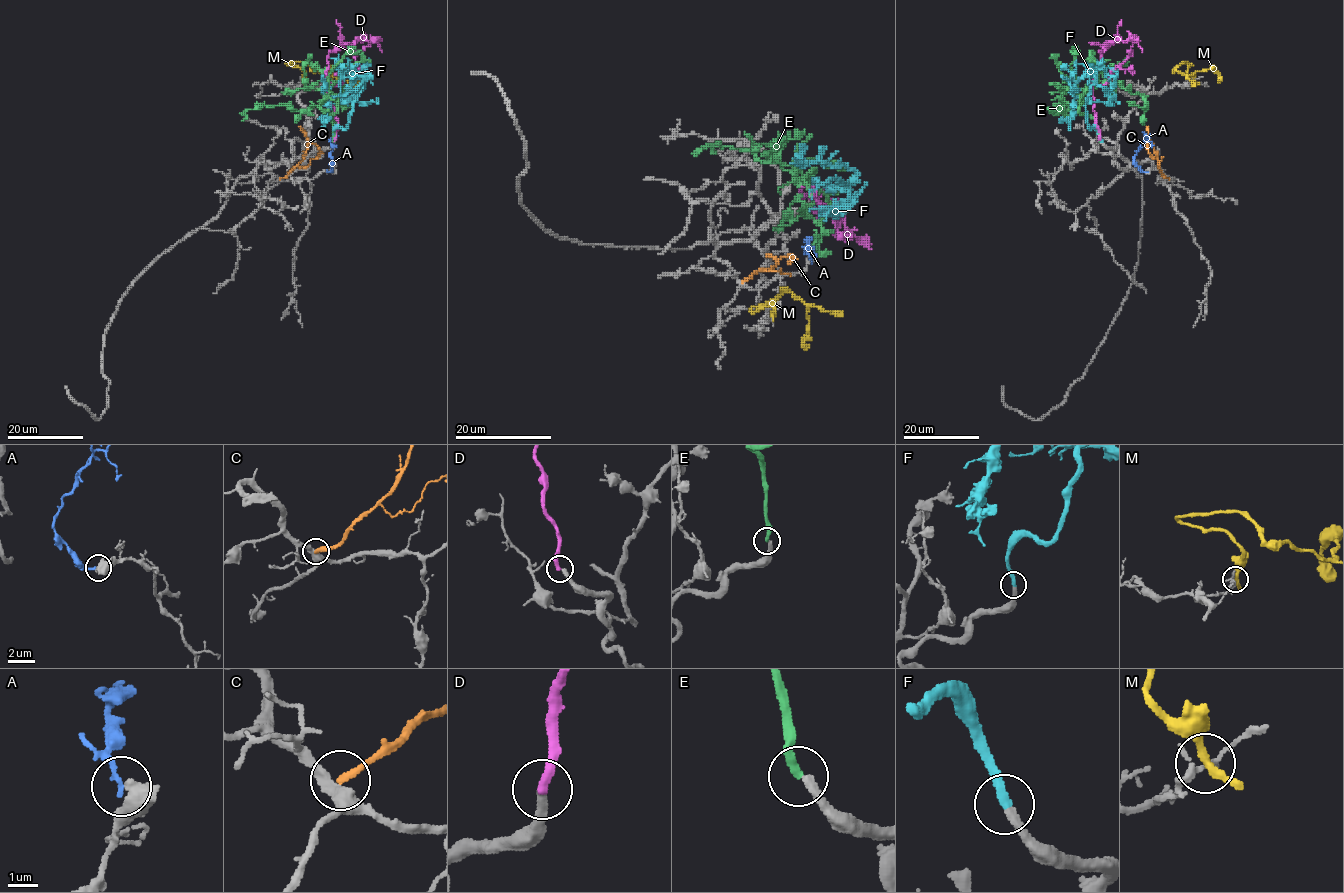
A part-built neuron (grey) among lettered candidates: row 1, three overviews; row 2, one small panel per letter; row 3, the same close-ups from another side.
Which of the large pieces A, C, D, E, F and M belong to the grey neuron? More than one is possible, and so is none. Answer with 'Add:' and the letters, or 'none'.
Add: F

